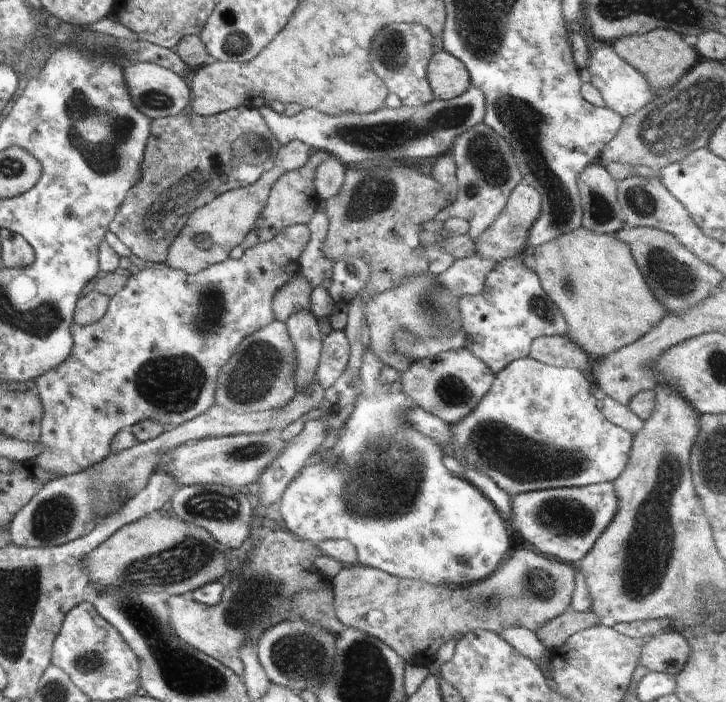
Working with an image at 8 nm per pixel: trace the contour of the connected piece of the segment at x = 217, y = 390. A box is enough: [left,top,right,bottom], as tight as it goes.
[214,321,296,413]

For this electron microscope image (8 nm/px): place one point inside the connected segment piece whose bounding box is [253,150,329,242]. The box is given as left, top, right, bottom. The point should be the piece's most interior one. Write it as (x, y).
(292, 199)

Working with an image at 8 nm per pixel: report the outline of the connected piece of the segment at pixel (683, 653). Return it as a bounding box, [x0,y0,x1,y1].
[639,630,691,677]

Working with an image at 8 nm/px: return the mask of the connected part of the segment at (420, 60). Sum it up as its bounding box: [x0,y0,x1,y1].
[368,22,435,108]

